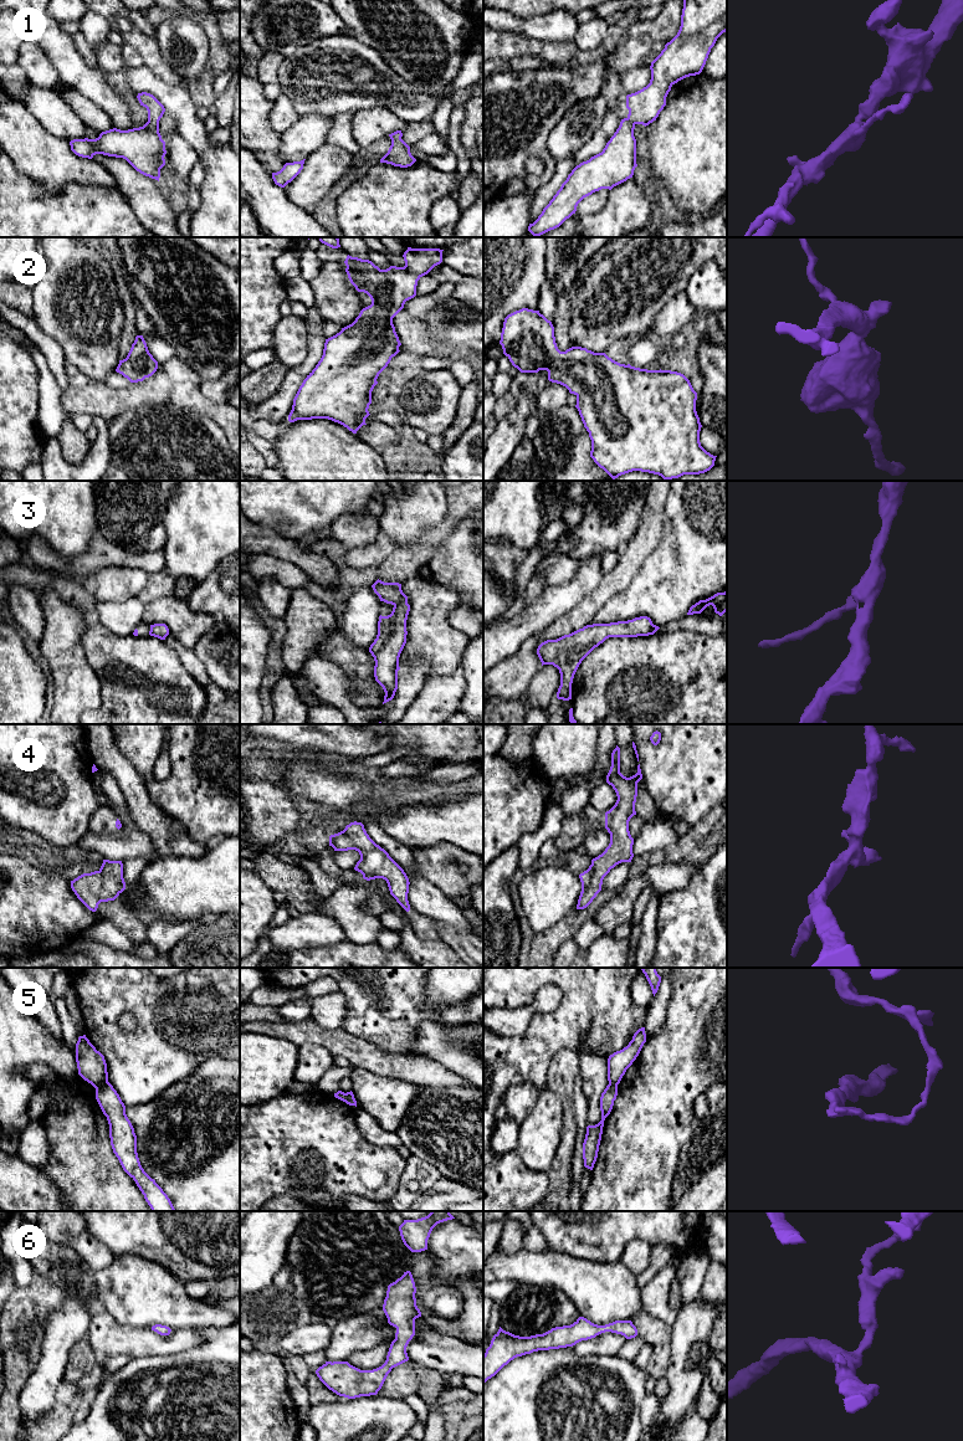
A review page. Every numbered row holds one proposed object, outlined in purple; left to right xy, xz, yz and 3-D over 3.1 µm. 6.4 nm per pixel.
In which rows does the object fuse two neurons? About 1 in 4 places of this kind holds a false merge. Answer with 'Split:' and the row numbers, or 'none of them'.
Split: 5

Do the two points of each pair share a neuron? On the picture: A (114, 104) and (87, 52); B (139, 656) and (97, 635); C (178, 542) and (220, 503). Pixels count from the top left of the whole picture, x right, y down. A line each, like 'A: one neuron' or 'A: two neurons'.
A: two neurons
B: one neuron
C: one neuron

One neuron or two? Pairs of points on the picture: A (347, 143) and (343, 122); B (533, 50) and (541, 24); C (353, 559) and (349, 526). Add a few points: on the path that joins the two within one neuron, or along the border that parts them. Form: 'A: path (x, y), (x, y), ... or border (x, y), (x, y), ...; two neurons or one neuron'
A: path (343, 138), (343, 127); one neuron
B: border (508, 30), (542, 41), (565, 40); two neurons
C: border (378, 534), (372, 543), (354, 547), (349, 550); two neurons

